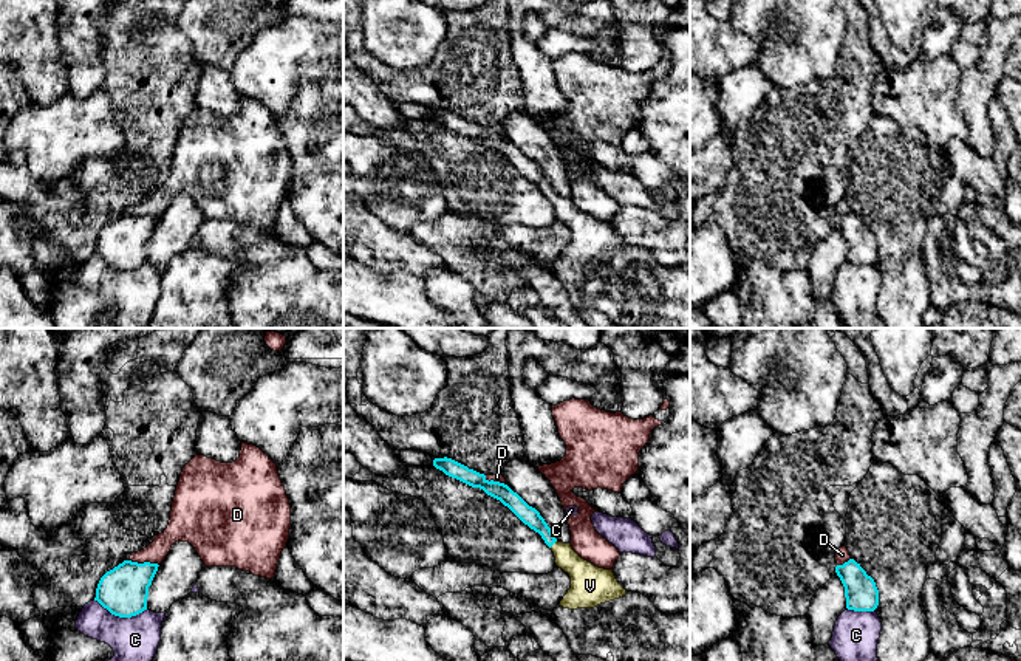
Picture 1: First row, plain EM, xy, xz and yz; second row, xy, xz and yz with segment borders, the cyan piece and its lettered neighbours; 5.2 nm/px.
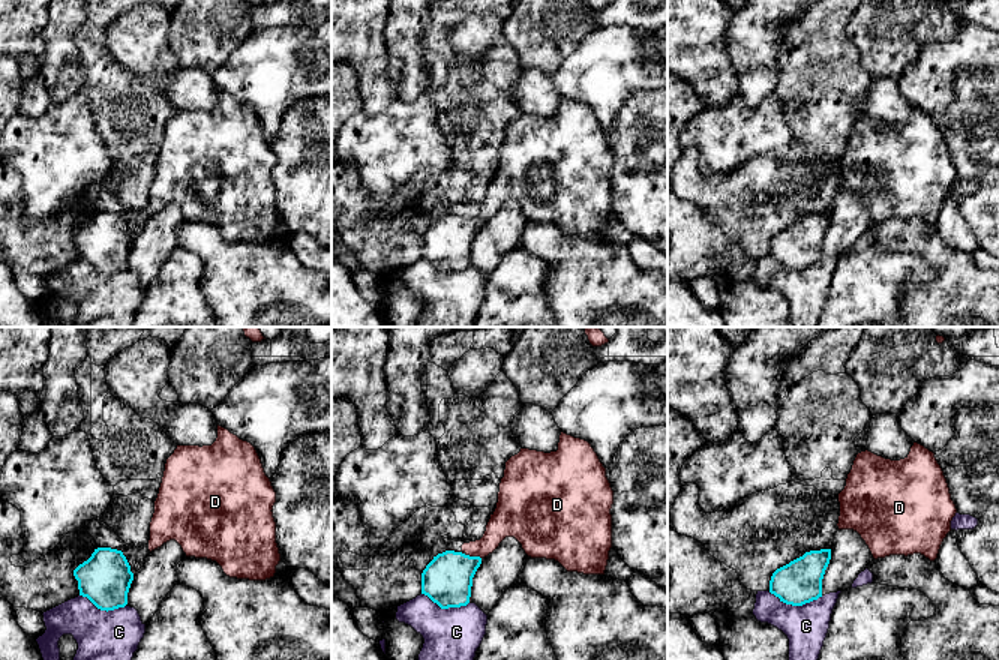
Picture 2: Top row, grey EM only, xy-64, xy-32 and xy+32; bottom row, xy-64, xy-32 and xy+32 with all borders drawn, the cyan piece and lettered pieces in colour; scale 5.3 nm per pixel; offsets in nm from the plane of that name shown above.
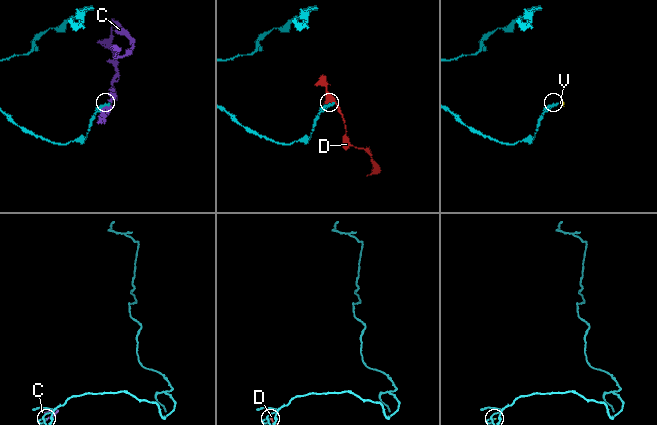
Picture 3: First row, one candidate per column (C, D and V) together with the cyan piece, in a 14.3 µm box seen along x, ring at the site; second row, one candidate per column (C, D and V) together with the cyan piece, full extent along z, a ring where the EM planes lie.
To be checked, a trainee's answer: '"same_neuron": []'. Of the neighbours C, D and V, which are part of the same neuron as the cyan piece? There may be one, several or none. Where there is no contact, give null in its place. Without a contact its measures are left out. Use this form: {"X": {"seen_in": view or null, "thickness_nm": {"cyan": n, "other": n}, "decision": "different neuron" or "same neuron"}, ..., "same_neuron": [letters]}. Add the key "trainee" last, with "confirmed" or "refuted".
{"C": {"seen_in": "xy", "thickness_nm": {"cyan": 260, "other": 240}, "decision": "different neuron"}, "D": {"seen_in": "xy", "thickness_nm": {"cyan": 260, "other": 130}, "decision": "different neuron"}, "V": {"seen_in": "xz", "thickness_nm": {"cyan": 100, "other": 160}, "decision": "same neuron"}, "same_neuron": ["V"], "trainee": "refuted"}

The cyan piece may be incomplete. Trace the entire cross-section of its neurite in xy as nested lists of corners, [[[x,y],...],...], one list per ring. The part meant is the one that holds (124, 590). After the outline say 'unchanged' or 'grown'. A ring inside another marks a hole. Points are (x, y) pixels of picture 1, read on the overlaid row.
[[[124,560],[101,577],[94,601],[119,618],[142,613],[147,610],[149,587],[158,567],[150,562]]]; unchanged

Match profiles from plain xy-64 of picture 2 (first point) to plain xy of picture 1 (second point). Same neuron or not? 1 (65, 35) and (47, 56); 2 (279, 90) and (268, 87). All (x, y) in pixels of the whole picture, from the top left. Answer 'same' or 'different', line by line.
1: different
2: same

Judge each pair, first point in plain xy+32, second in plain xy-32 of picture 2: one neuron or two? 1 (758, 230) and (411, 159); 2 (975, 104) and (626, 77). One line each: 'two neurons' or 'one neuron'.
1: two neurons
2: two neurons

